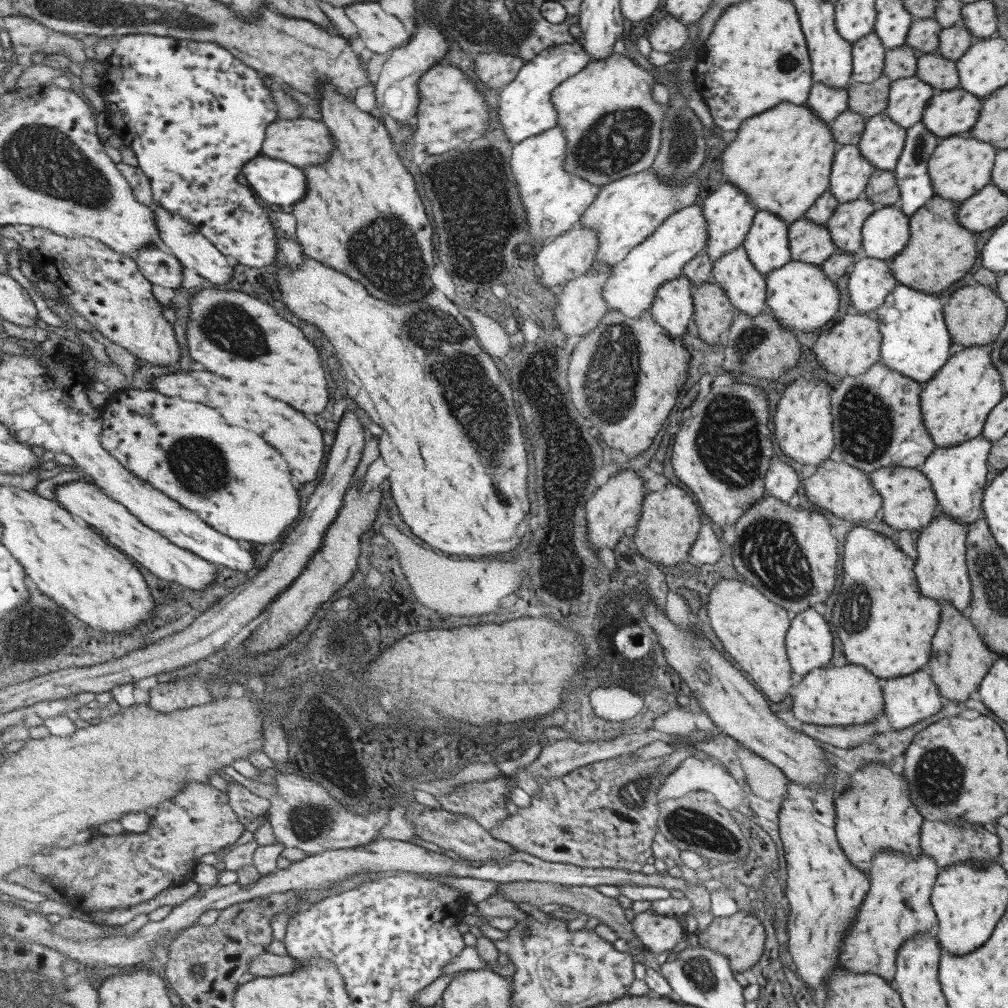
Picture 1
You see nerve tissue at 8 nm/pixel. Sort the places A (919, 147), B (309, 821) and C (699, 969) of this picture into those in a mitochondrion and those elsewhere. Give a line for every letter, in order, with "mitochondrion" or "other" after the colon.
A: mitochondrion
B: mitochondrion
C: mitochondrion

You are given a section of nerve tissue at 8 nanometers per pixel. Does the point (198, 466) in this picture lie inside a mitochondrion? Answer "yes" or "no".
yes

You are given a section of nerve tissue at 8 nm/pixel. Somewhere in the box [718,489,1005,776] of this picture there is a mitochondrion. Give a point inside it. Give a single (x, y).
(776, 558)

